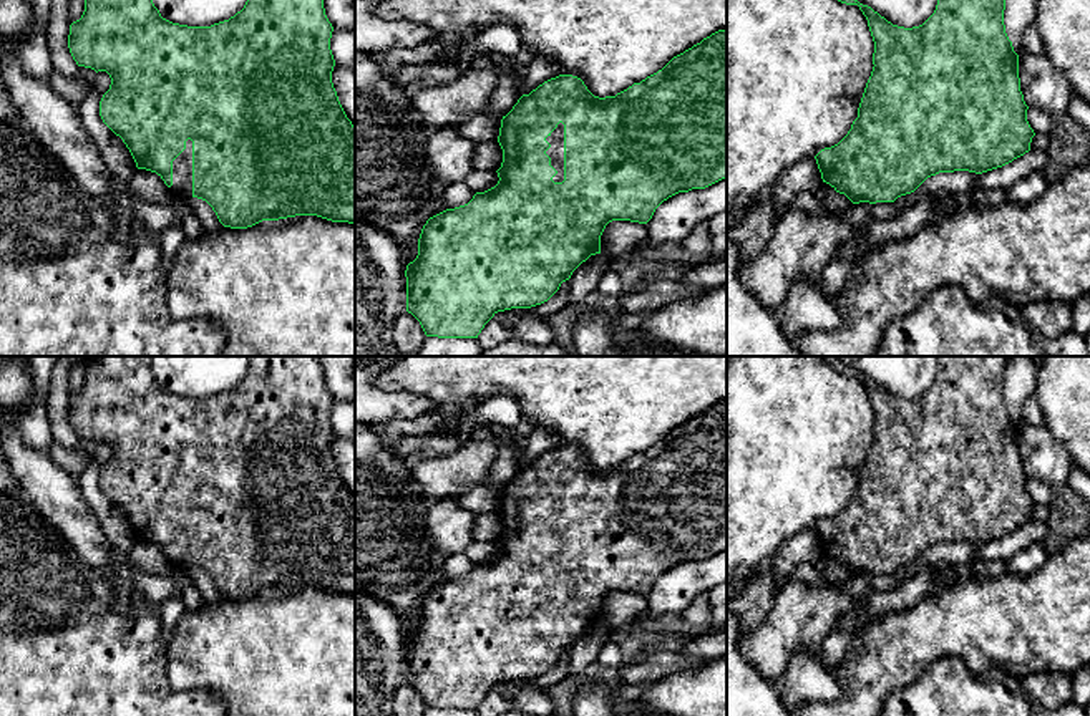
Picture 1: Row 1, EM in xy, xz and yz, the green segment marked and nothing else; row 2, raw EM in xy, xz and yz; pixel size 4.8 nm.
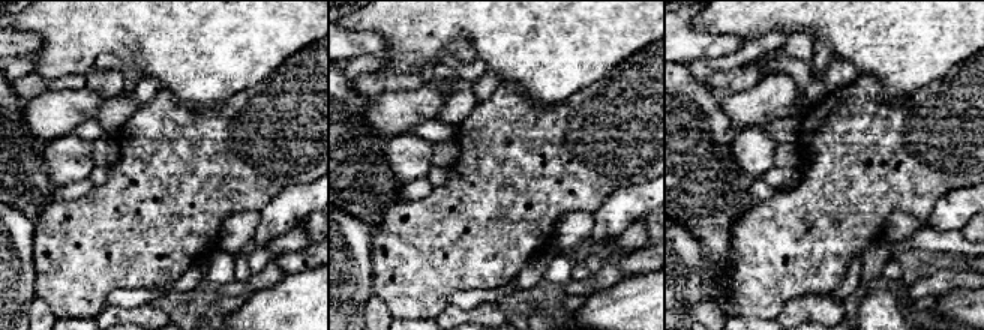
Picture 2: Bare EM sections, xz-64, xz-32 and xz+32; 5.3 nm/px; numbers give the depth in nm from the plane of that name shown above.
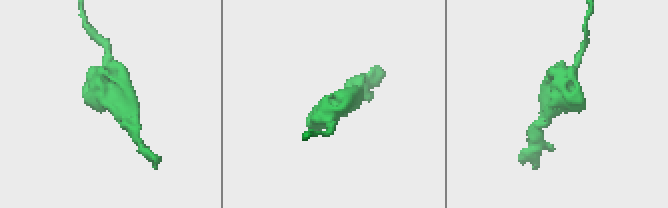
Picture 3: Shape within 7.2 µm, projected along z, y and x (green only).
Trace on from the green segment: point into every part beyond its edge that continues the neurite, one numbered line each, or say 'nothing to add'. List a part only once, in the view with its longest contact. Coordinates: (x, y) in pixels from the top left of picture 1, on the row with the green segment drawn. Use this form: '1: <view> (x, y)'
1: xz (556, 140)

